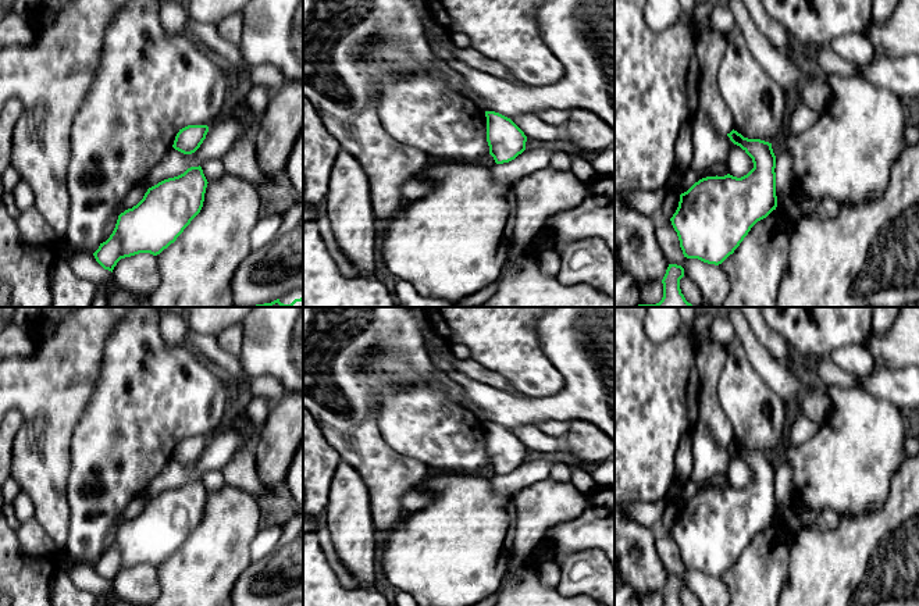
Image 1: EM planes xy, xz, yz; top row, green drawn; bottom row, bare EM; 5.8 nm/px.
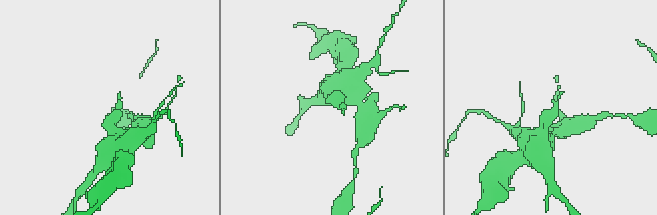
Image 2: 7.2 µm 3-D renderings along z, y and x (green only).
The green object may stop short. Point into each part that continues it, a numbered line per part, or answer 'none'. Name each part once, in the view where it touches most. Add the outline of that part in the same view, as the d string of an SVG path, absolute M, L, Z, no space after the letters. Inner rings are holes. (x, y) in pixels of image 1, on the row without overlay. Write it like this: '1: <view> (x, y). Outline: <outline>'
none

